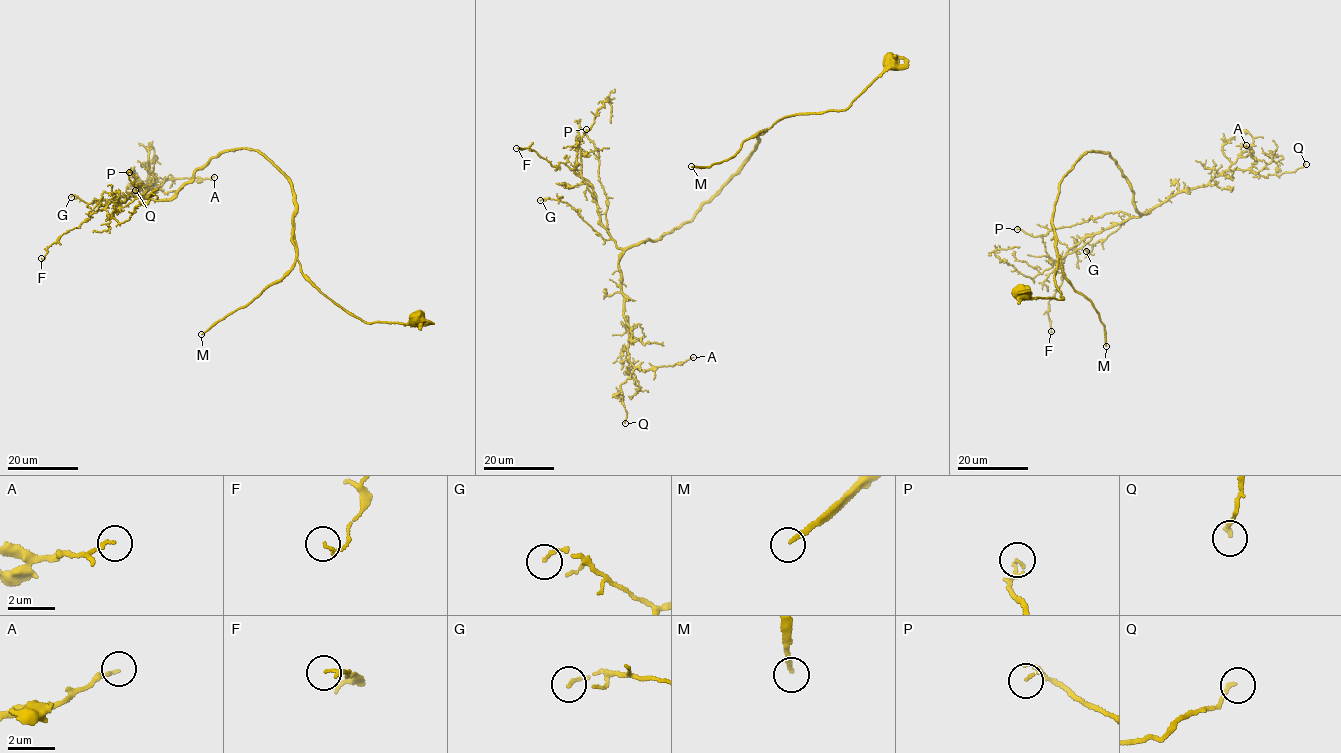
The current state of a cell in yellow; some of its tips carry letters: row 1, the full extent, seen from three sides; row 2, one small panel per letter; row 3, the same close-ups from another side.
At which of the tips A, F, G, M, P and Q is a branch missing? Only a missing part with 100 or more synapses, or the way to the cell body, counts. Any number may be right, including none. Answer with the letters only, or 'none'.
M

